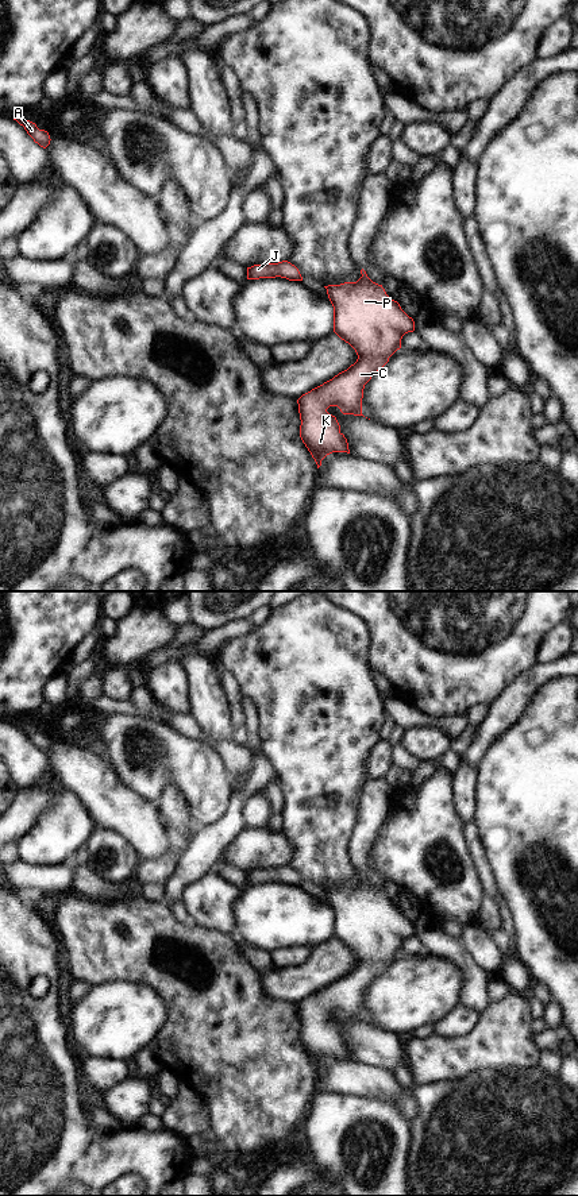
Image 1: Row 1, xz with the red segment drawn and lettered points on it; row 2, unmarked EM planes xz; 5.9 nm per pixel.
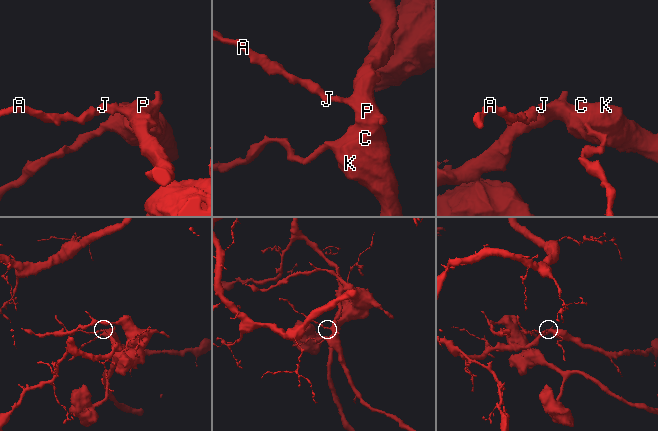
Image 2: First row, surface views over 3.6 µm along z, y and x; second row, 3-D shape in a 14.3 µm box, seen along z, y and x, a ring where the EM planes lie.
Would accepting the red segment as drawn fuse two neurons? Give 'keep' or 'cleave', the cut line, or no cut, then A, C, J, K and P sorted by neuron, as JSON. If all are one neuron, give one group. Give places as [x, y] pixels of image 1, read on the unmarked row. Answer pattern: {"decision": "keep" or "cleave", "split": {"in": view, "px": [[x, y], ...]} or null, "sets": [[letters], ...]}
{"decision": "keep", "split": null, "sets": [["A", "C", "J", "K", "P"]]}

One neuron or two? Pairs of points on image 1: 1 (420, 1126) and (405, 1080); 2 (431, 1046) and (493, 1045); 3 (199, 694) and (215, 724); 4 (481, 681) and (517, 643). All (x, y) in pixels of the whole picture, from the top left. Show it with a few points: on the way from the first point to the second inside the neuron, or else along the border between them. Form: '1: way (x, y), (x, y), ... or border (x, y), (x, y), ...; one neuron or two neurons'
1: way (423, 1115), (423, 1098), (416, 1091); one neuron
2: way (446, 1048), (478, 1048); one neuron
3: way (205, 701), (212, 717); one neuron
4: way (489, 671), (508, 652); one neuron

